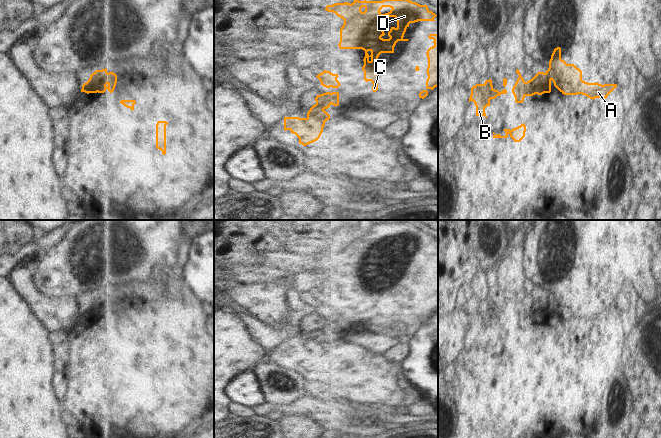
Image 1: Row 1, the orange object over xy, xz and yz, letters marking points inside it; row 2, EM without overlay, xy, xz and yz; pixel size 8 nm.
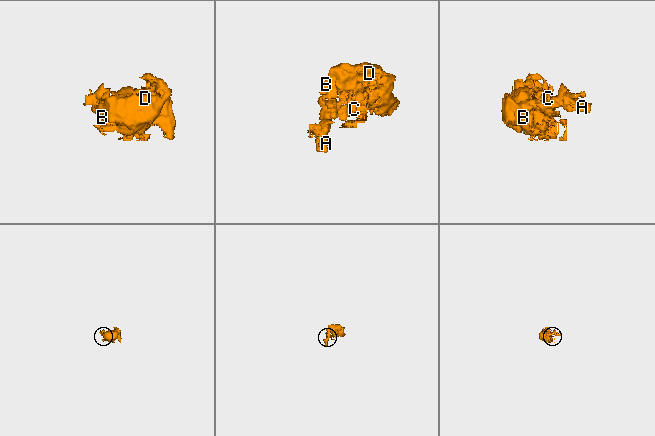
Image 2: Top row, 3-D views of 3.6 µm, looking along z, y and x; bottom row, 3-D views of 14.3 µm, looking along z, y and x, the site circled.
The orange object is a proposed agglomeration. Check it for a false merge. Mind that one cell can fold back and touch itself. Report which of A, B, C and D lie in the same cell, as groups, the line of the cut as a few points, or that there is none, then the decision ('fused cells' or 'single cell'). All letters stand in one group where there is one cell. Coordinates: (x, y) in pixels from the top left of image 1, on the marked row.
A / B C D; cut in xz along (316, 103), (323, 109); fused cells

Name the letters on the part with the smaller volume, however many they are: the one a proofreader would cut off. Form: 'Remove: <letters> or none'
Remove: A.

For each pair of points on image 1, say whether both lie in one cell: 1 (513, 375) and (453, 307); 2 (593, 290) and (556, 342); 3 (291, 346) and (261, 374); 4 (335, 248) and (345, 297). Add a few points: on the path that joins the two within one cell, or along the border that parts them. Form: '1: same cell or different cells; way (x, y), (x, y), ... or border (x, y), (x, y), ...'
1: different cells; border (469, 326), (462, 349)
2: different cells; border (553, 306), (564, 318), (596, 322)
3: different cells; border (266, 360), (270, 360), (295, 372)
4: same cell; way (332, 260), (332, 279), (338, 285)

